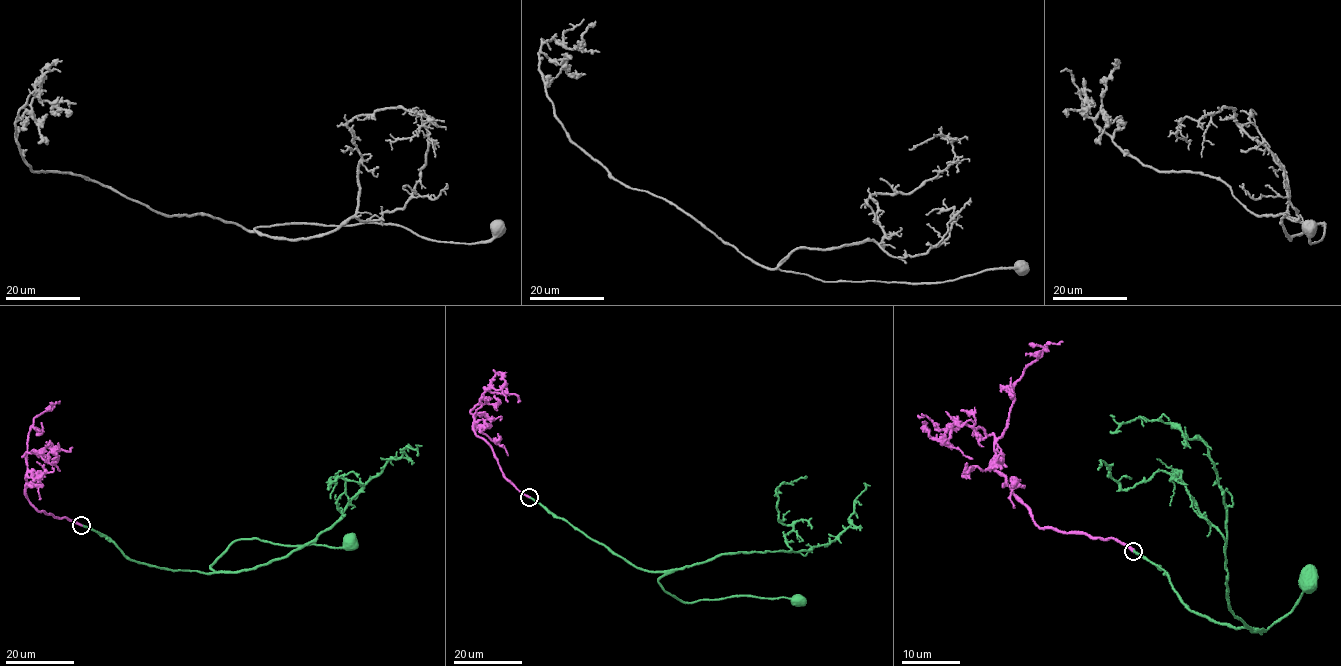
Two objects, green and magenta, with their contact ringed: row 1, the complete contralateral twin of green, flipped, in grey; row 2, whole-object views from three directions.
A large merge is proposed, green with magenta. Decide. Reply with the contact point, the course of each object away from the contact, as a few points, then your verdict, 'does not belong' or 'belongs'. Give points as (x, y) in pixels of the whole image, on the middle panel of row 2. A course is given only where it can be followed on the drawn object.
place (529, 497); course green (529, 497), (638, 567), (663, 573), (658, 583), (673, 597), (686, 603), (734, 596), (796, 597); course magenta (529, 497), (505, 476), (492, 448), (474, 430), (474, 414), (477, 426), (504, 446), (508, 455); belongs

